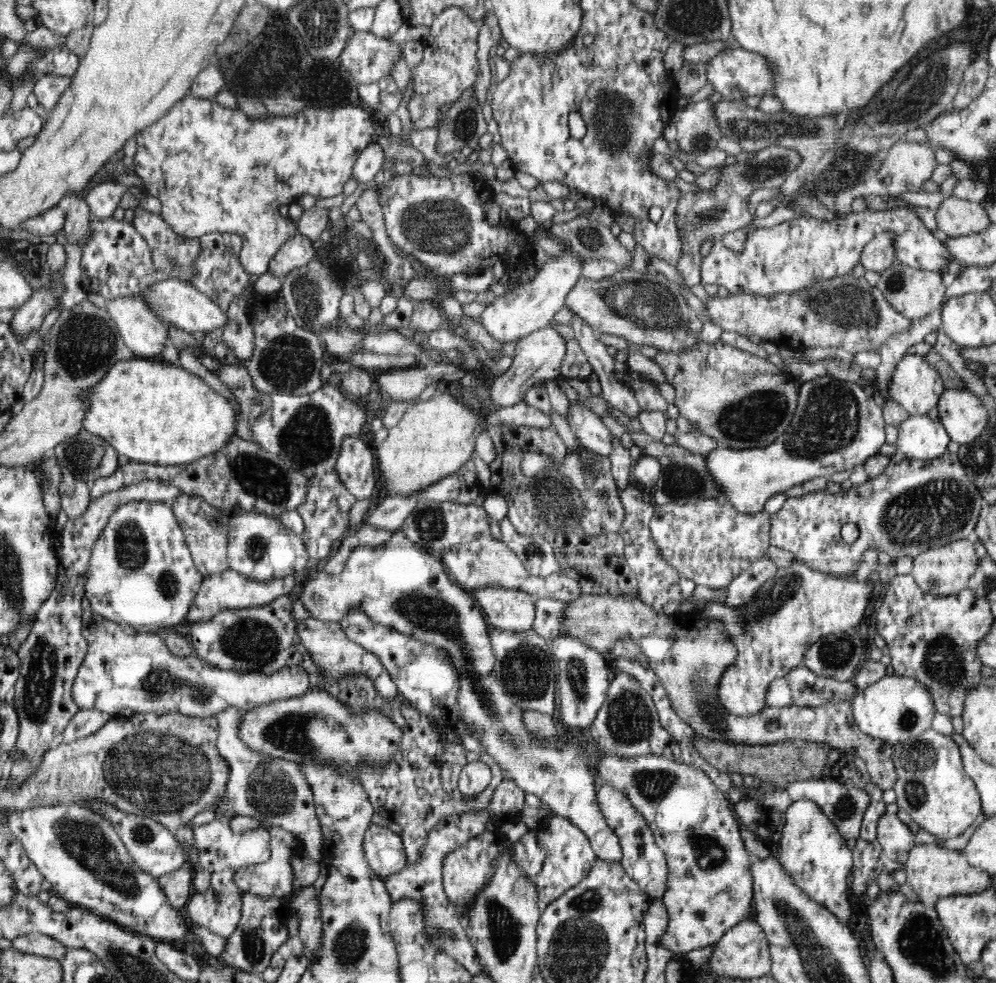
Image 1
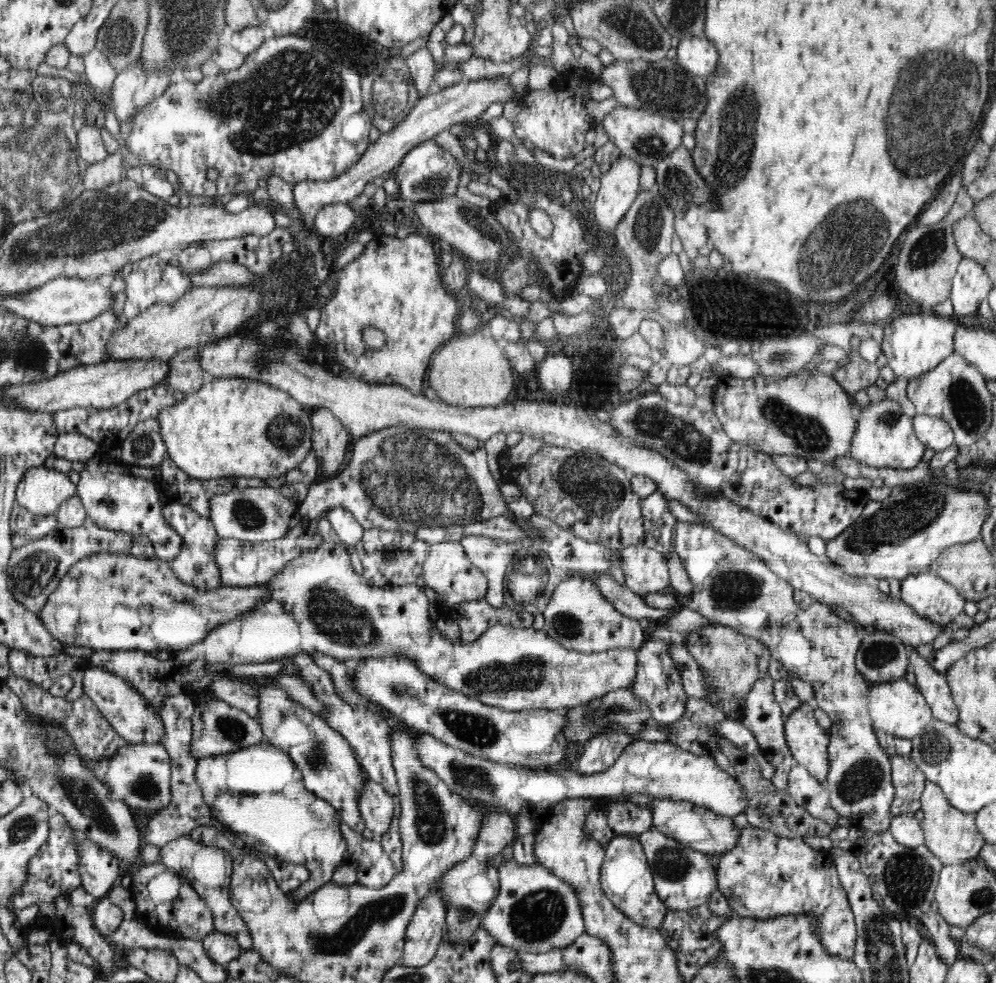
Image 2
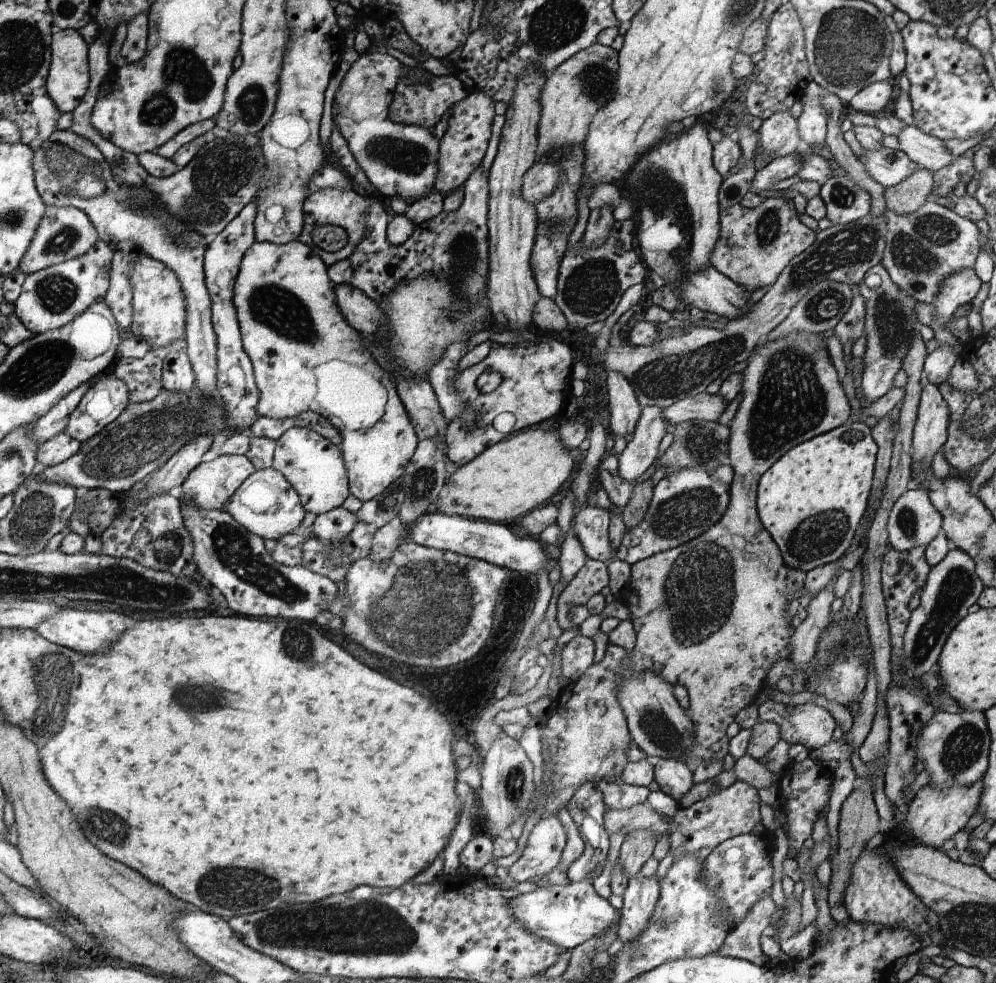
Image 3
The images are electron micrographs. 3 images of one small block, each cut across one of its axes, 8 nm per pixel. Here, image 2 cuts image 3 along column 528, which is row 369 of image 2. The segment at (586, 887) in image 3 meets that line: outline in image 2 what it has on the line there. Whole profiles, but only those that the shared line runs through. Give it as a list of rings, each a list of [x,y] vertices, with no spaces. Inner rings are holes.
[[[928,310],[917,314],[901,315],[885,323],[881,352],[884,352],[888,366],[892,368],[895,376],[903,376],[906,380],[912,380],[936,368],[944,358],[954,352],[955,332],[955,319],[942,318]]]

